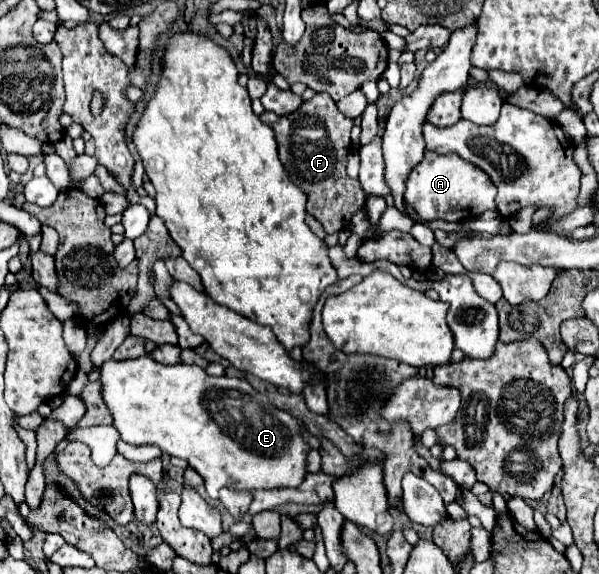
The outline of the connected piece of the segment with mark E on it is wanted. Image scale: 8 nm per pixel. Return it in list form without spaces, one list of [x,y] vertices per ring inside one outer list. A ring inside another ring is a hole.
[[[144,355],[144,357],[136,357],[136,359],[128,359],[128,361],[106,361],[100,367],[100,383],[102,383],[102,399],[106,403],[106,407],[112,413],[112,425],[116,427],[116,431],[120,433],[120,439],[130,443],[130,445],[156,445],[160,447],[162,453],[168,455],[176,455],[188,461],[188,465],[198,471],[204,479],[204,487],[208,491],[208,495],[212,499],[218,499],[218,491],[222,487],[232,487],[232,489],[240,489],[240,491],[254,491],[254,489],[280,489],[280,487],[298,487],[304,479],[306,473],[306,453],[308,453],[308,445],[302,441],[300,431],[302,431],[302,423],[298,419],[294,419],[290,413],[280,411],[278,407],[270,405],[268,397],[258,393],[254,395],[254,387],[246,381],[246,379],[234,379],[234,377],[212,377],[208,375],[202,367],[198,365],[162,365],[156,363],[152,357]]]

